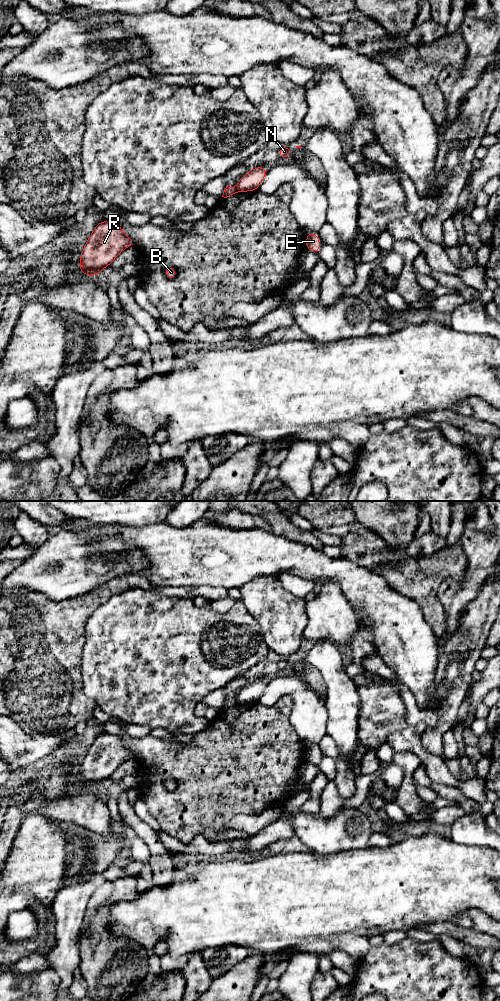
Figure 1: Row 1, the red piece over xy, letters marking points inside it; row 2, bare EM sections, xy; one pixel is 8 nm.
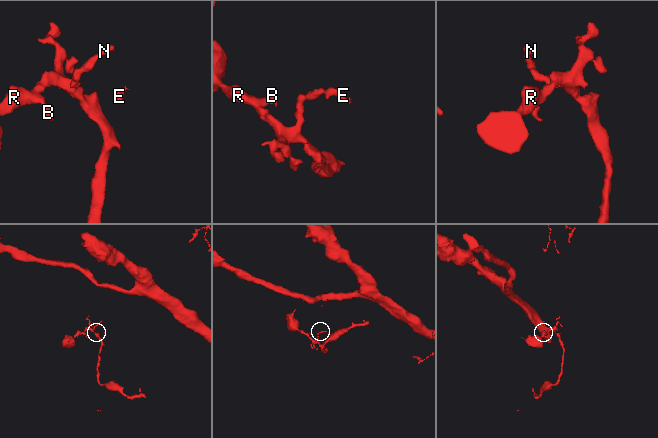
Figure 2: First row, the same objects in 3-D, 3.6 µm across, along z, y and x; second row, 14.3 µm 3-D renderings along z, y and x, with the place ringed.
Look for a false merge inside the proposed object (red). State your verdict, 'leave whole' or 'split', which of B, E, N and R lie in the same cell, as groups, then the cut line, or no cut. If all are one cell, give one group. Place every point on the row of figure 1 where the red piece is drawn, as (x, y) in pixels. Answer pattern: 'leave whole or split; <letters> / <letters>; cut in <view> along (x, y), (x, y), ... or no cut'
split; B R / E N; cut in xy along (235, 187), (238, 191)

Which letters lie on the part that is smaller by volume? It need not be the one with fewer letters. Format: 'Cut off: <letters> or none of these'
Cut off: B, R

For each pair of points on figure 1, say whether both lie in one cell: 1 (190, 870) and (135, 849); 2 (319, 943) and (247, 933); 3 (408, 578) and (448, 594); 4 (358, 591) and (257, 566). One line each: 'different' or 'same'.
1: different
2: different
3: different
4: same

